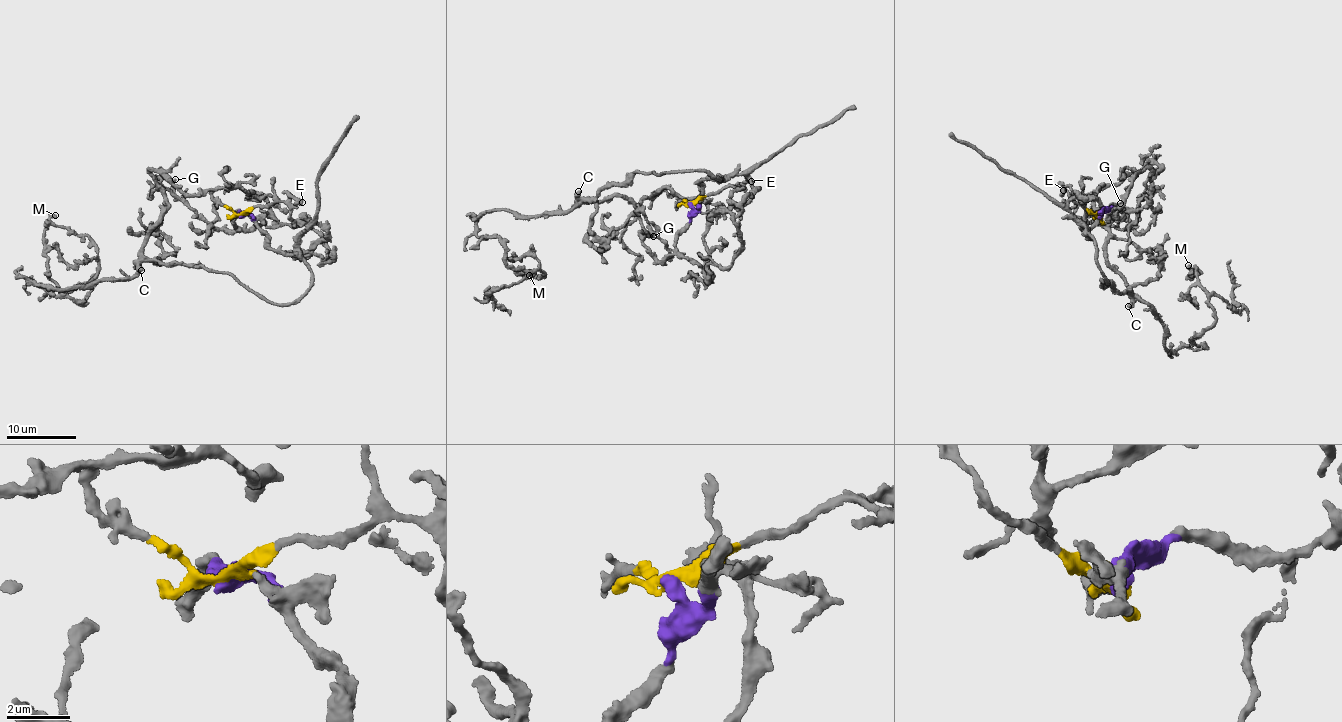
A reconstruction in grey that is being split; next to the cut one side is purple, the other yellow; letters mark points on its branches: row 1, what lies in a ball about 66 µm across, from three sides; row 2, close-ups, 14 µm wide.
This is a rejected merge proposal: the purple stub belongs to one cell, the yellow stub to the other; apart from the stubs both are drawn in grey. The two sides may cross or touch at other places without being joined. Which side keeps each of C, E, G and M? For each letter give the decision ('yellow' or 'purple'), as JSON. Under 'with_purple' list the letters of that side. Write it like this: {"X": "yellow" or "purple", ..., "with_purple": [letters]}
{"C": "purple", "E": "yellow", "G": "yellow", "M": "yellow", "with_purple": ["C"]}

